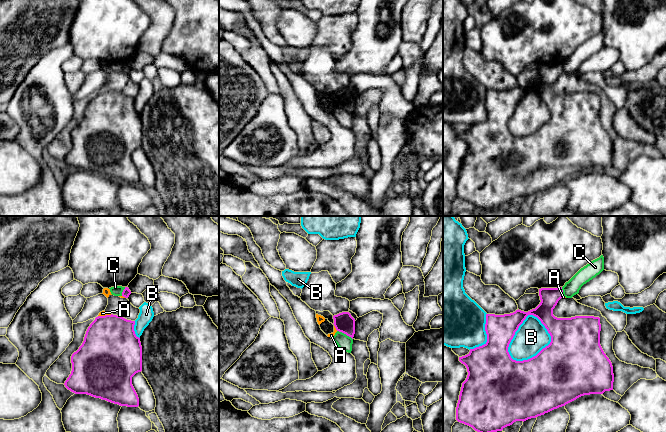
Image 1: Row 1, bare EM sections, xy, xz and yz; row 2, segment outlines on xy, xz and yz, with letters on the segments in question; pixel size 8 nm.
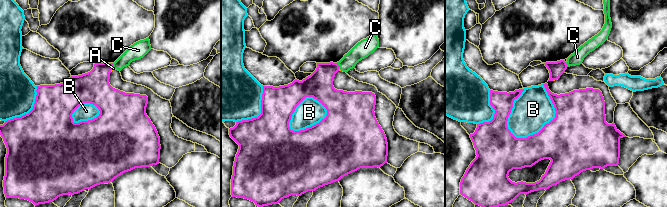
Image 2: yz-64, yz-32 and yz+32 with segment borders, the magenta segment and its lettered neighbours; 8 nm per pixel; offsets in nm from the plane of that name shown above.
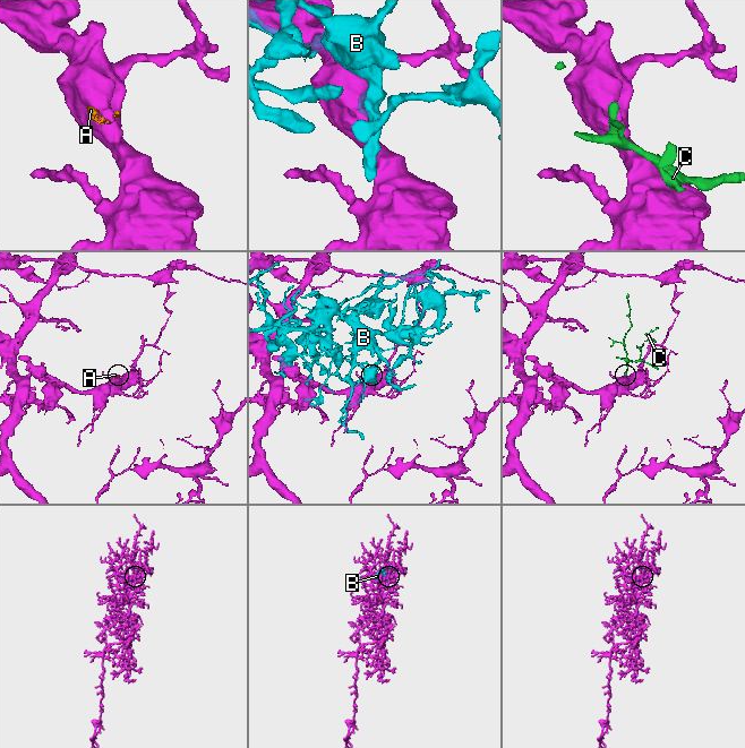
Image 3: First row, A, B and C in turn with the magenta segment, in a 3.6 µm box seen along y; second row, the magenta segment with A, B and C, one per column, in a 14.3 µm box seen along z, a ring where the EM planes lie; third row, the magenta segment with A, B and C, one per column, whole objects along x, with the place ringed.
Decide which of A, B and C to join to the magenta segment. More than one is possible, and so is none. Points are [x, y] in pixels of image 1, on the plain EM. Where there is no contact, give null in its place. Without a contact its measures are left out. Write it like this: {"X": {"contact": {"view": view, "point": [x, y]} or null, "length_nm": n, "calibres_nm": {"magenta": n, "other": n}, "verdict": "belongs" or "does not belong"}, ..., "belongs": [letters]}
{"A": {"contact": {"view": "xy", "point": [105, 91]}, "length_nm": 110, "calibres_nm": {"magenta": 440, "other": 40}, "verdict": "does not belong"}, "B": {"contact": {"view": "yz", "point": [513, 112]}, "length_nm": 400, "calibres_nm": {"magenta": 280, "other": 260}, "verdict": "does not belong"}, "C": {"contact": {"view": "xz", "point": [345, 109]}, "length_nm": 150, "calibres_nm": {"magenta": 160, "other": 120}, "verdict": "does not belong"}, "belongs": []}

